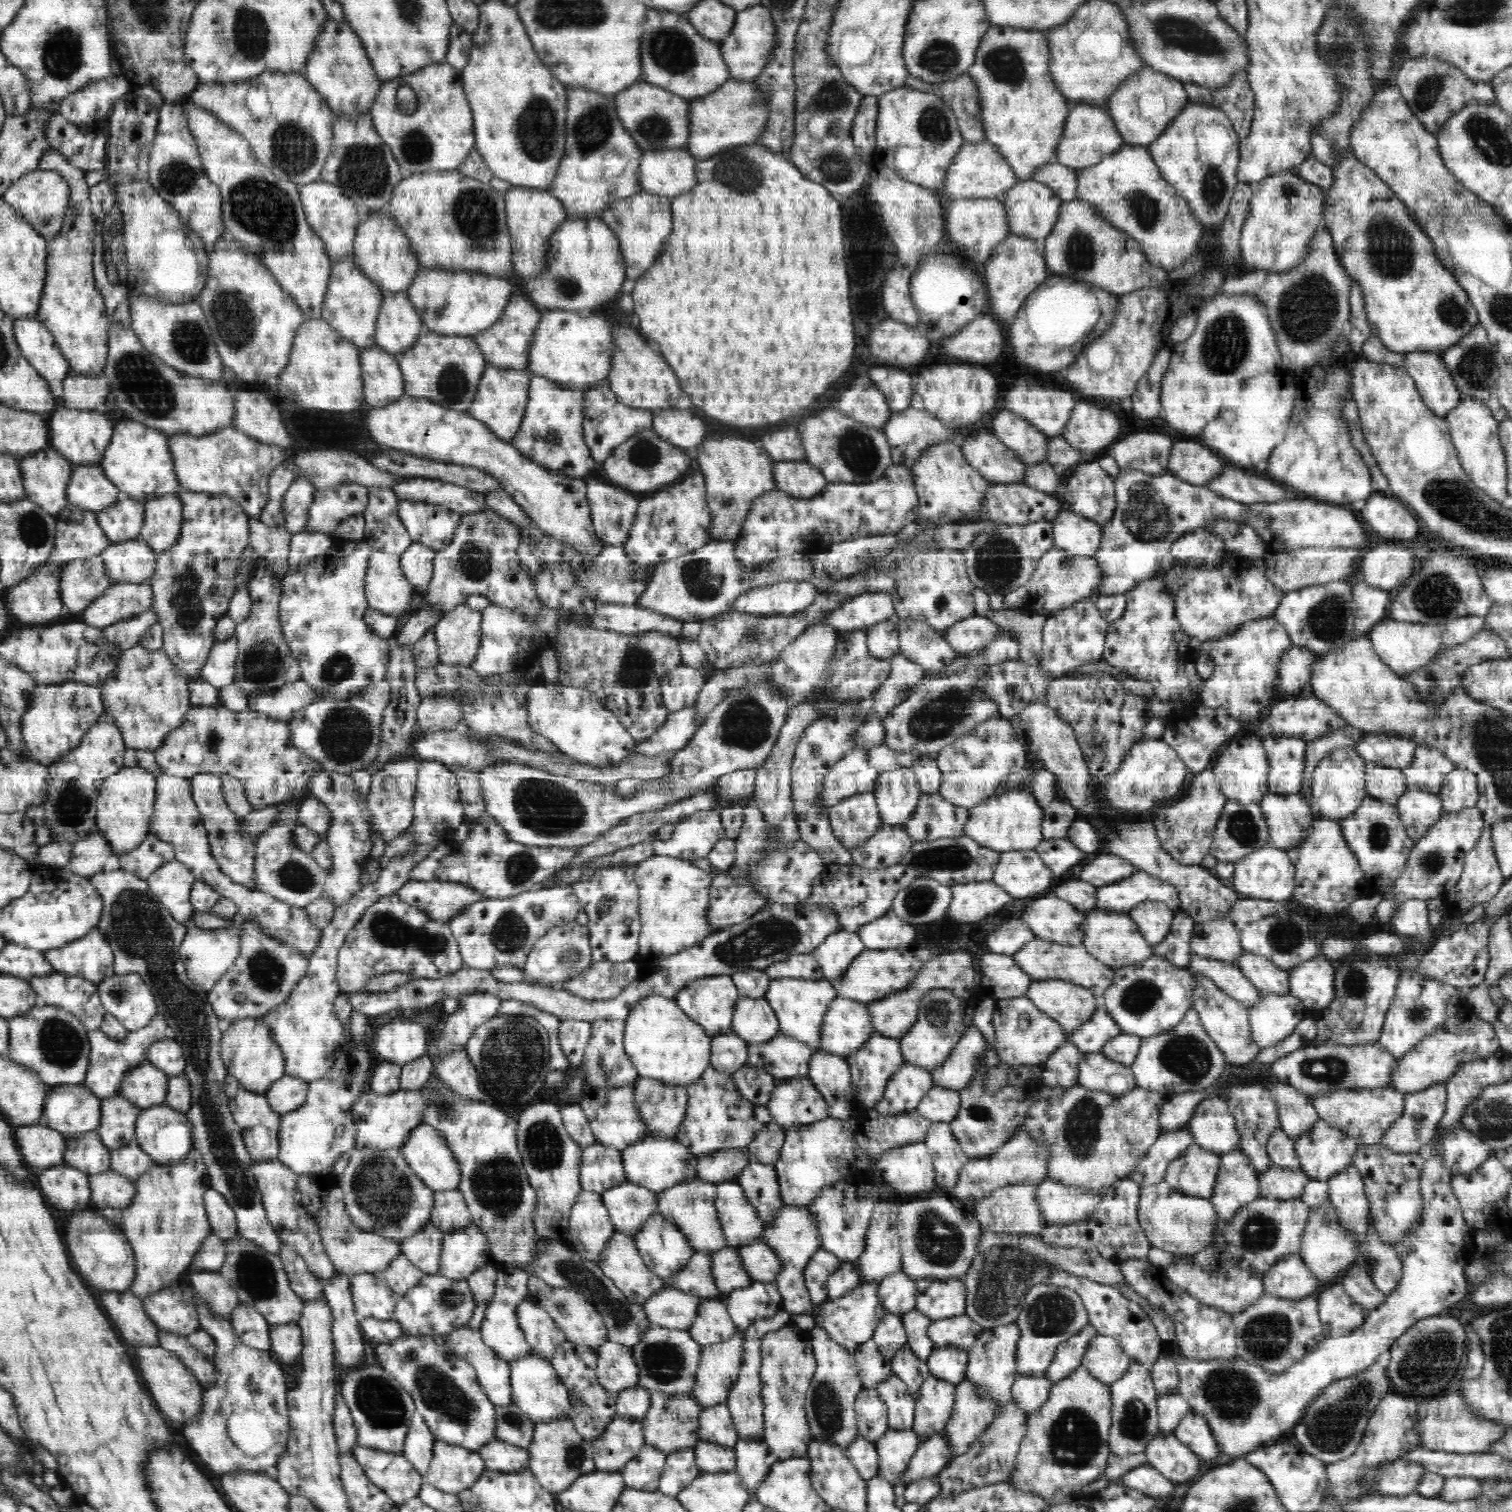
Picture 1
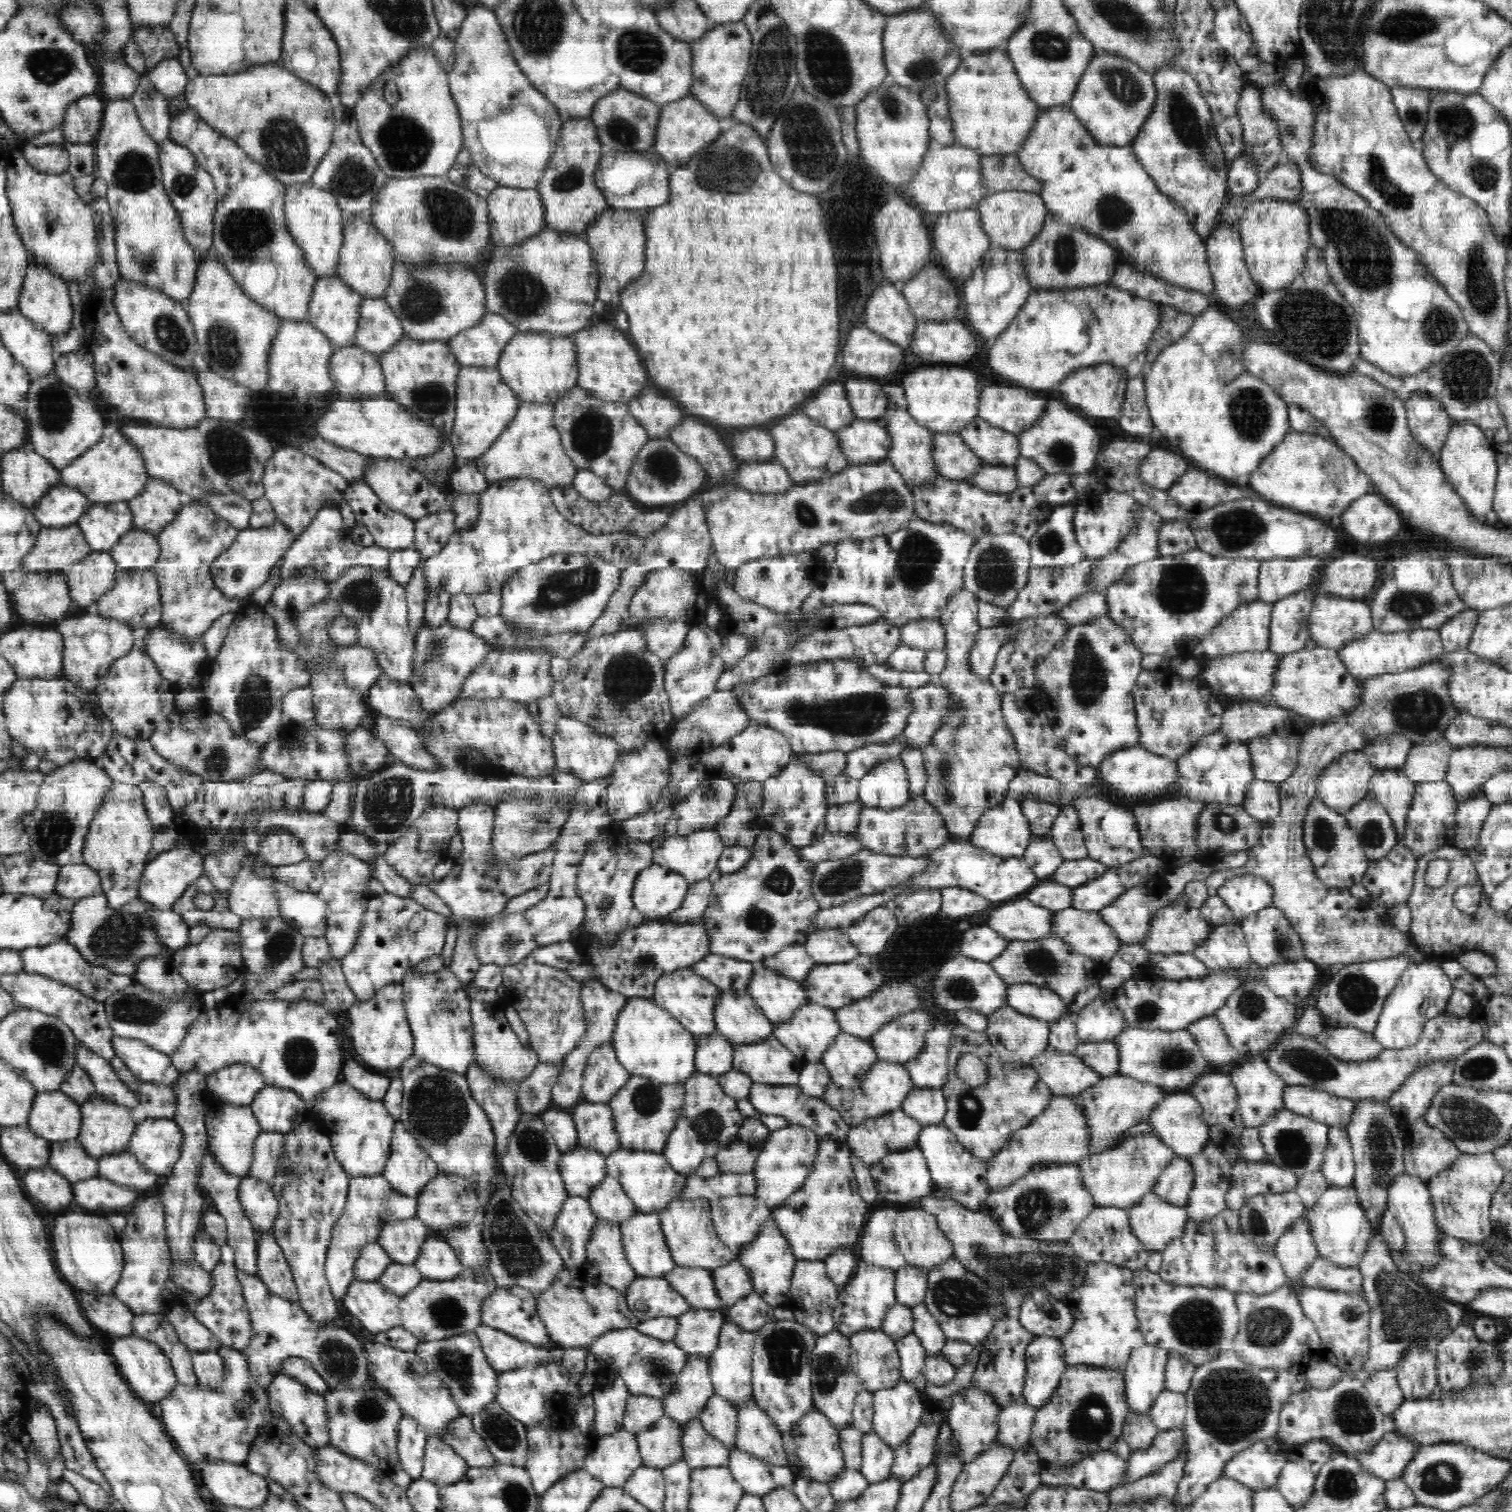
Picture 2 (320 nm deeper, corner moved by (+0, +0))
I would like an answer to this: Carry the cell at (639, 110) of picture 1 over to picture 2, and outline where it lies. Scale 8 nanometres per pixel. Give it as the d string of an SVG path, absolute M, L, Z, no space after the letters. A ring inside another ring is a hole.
M618 88L598 100L589 116L597 128L601 146L605 150L623 152L624 154L640 154L654 144L659 114L662 106L629 90Z

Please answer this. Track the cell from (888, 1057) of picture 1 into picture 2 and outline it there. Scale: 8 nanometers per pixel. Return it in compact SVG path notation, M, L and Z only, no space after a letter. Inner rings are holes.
M842 1032L821 1056L832 1081L842 1088L862 1084L880 1059L869 1040Z

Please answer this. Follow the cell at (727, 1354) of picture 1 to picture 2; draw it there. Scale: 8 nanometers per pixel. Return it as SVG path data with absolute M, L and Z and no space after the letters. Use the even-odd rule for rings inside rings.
M689 1355L675 1387L662 1399L666 1416L685 1423L699 1418L715 1390L709 1375L709 1355Z

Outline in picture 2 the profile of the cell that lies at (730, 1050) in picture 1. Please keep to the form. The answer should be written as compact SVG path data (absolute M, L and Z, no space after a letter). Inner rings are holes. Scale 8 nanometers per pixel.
M719 1033L696 1036L696 1071L708 1075L722 1075L733 1070L733 1052L736 1048Z

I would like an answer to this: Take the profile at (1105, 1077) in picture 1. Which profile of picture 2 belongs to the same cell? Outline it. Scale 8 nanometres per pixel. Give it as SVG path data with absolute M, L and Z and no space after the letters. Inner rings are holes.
M1042 1052L1034 1057L1029 1067L1034 1069L1042 1083L1056 1096L1080 1094L1086 1088L1094 1086L1102 1077L1094 1069L1084 1065L1082 1058L1074 1052Z

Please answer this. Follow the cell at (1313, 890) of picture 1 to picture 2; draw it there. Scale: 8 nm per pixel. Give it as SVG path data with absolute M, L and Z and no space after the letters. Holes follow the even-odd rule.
M1316 798L1312 799L1303 826L1303 843L1318 878L1338 891L1348 890L1361 882L1370 860L1365 855L1356 831L1347 824L1342 813L1331 809Z

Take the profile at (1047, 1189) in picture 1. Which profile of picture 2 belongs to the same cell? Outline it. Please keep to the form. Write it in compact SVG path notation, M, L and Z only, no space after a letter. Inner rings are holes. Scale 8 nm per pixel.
M1154 1132L1124 1138L1117 1146L1103 1153L1090 1153L1077 1162L1082 1171L1082 1183L1094 1197L1096 1206L1133 1207L1157 1183L1161 1172L1176 1156Z

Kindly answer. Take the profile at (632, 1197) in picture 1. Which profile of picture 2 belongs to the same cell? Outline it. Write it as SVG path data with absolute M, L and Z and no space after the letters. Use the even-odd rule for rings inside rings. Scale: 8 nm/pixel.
M606 1175L587 1196L592 1212L599 1220L619 1224L639 1212L616 1177Z

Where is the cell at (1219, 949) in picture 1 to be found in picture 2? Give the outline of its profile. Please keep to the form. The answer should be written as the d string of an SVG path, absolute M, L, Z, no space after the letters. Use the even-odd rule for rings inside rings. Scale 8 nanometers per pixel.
M1180 896L1176 900L1169 901L1164 908L1159 908L1158 912L1153 914L1153 920L1148 927L1146 938L1140 945L1148 950L1150 954L1170 952L1192 953L1200 943L1207 939L1212 929L1213 924L1201 915L1199 908L1188 906L1184 896Z

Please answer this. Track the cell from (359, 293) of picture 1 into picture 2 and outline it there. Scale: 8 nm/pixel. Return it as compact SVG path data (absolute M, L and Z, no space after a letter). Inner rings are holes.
M335 275L319 277L309 300L310 310L306 320L330 339L334 351L339 347L352 346L355 344L359 310L363 300L364 296L360 296L341 278Z

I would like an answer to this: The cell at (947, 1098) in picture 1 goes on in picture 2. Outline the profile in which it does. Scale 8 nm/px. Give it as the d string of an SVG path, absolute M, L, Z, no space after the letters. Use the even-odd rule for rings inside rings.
M917 1087L906 1095L901 1109L925 1127L943 1122L947 1104L941 1087Z

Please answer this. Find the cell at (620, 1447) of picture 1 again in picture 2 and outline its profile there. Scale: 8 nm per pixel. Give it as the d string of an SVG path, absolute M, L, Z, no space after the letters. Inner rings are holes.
M622 1428L618 1432L614 1432L614 1434L600 1436L592 1440L583 1468L591 1476L594 1476L594 1479L602 1481L606 1487L624 1488L626 1482L633 1476L633 1472L642 1466L643 1462L636 1434Z

